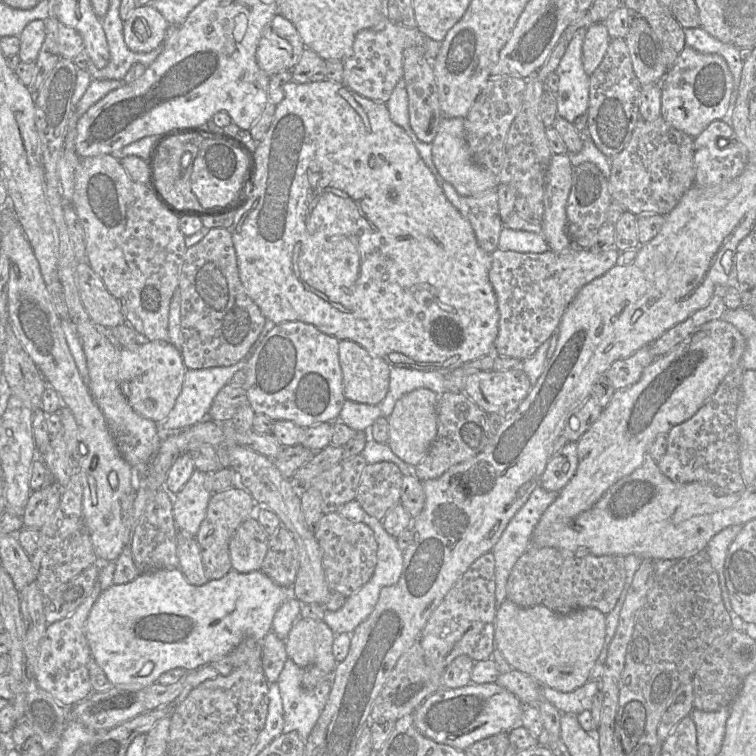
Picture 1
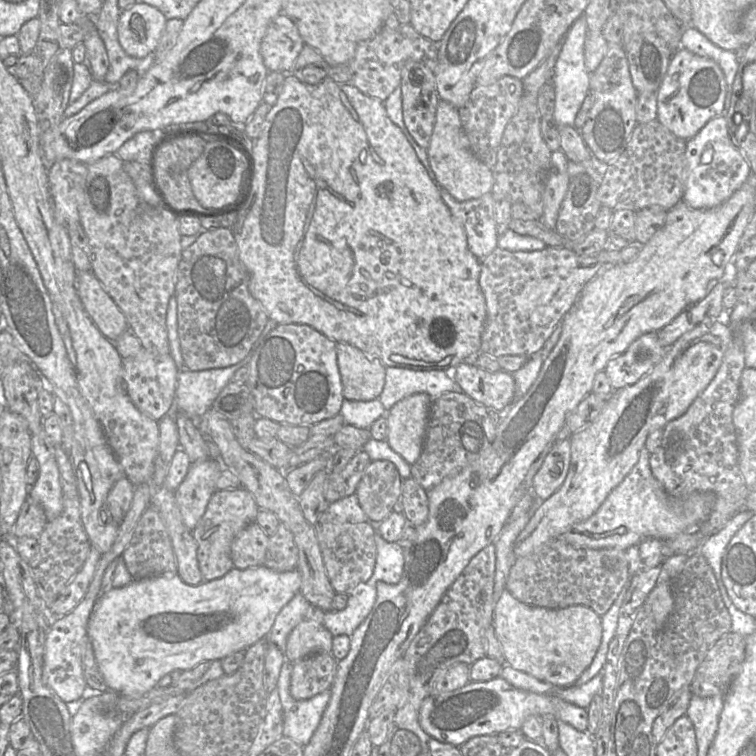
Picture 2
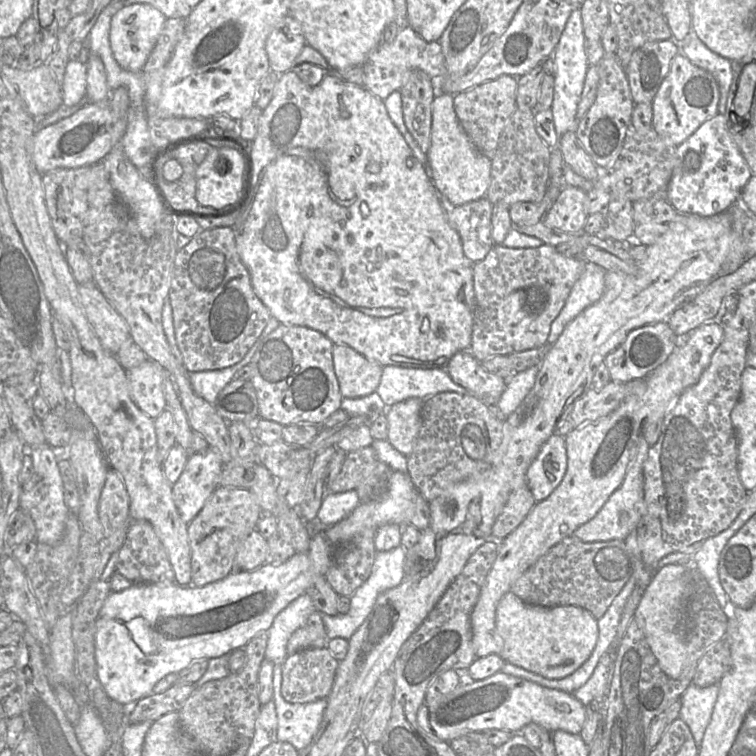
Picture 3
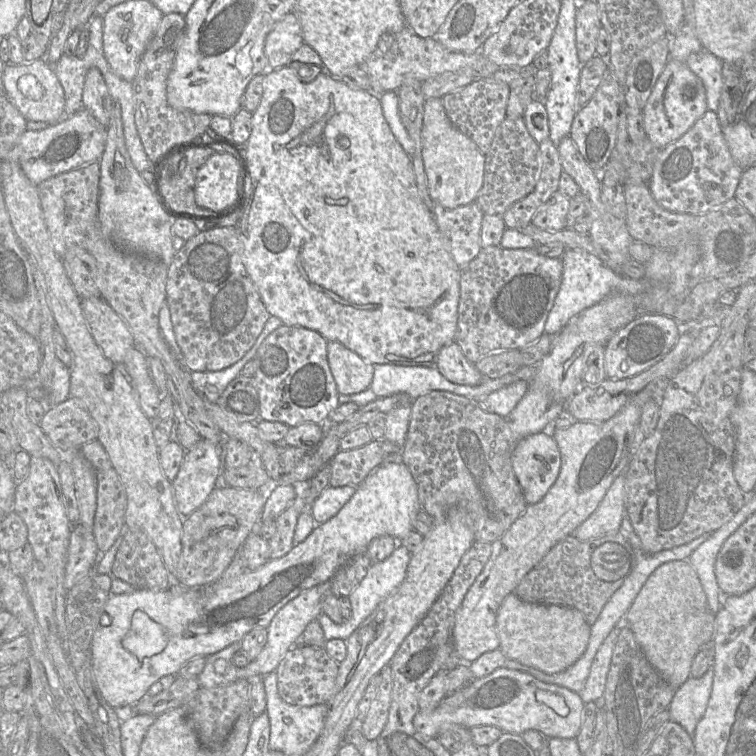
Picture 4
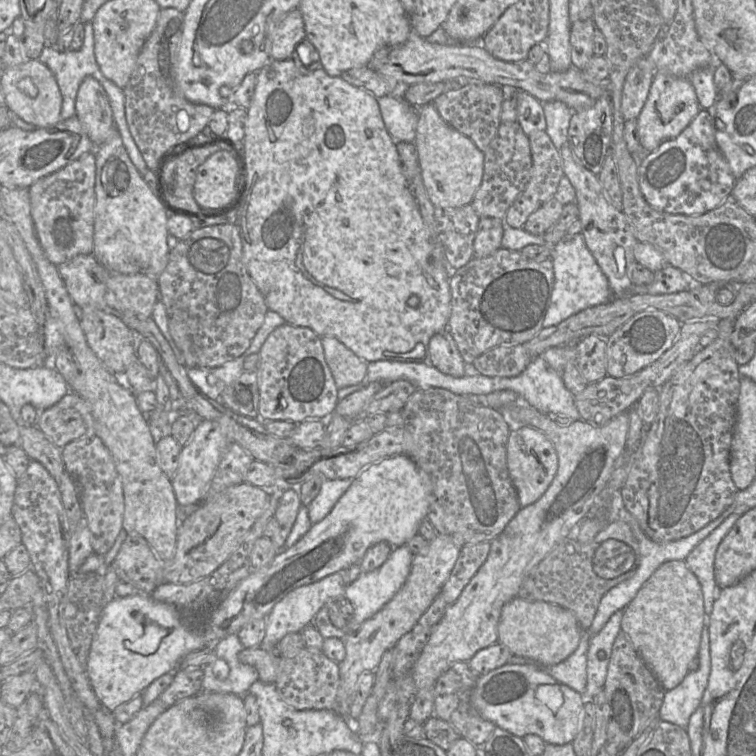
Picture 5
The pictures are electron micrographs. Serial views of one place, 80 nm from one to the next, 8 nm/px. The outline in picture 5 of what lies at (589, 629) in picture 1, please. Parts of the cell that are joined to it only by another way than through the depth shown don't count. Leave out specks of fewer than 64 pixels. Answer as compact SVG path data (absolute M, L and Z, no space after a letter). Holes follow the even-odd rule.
M516 596L502 608L498 642L505 645L512 655L528 657L545 665L555 665L577 649L581 630L576 616L569 609L545 601L527 601Z

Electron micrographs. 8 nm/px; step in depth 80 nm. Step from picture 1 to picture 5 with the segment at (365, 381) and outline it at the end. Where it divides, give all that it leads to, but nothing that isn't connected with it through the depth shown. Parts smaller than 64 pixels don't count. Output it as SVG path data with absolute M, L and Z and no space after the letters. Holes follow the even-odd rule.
M332 336L321 337L325 360L338 389L360 384L367 375L367 363Z

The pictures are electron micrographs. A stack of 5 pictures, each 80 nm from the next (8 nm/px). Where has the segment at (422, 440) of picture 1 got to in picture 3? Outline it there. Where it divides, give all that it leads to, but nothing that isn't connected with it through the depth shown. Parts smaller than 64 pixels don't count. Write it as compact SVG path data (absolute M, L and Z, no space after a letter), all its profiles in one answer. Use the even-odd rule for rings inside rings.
M409 398L386 409L389 443L400 453L409 456L420 428L423 400Z

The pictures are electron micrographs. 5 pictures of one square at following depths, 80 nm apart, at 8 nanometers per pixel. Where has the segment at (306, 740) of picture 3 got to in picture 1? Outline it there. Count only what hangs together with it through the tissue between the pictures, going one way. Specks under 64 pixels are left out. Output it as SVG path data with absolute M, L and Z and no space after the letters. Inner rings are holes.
M287 658L277 683L283 702L282 733L296 731L306 740L323 711L331 691L331 678L312 690L302 687L302 667Z

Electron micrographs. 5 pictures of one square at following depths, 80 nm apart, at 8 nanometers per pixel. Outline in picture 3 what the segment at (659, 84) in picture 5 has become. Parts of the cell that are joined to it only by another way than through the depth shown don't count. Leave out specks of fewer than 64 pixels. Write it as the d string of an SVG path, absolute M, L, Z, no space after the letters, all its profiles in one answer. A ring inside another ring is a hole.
M683 53L671 60L670 69L652 101L652 127L668 144L678 146L705 121L718 114L719 86L706 70L692 64Z

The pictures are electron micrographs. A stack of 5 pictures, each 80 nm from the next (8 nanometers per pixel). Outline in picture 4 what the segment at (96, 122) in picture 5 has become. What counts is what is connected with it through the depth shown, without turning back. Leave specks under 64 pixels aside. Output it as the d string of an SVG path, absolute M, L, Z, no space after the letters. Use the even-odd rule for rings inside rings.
M96 67L90 68L86 74L83 93L82 106L88 111L102 126L109 124L113 102L115 102L106 86L105 80Z

